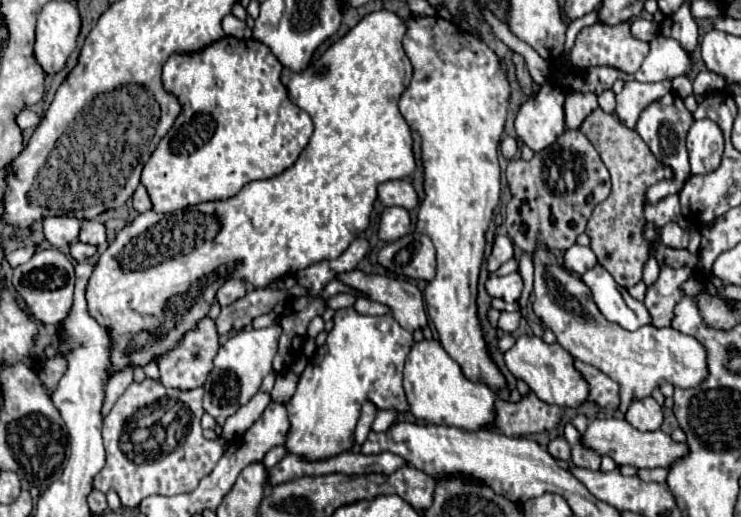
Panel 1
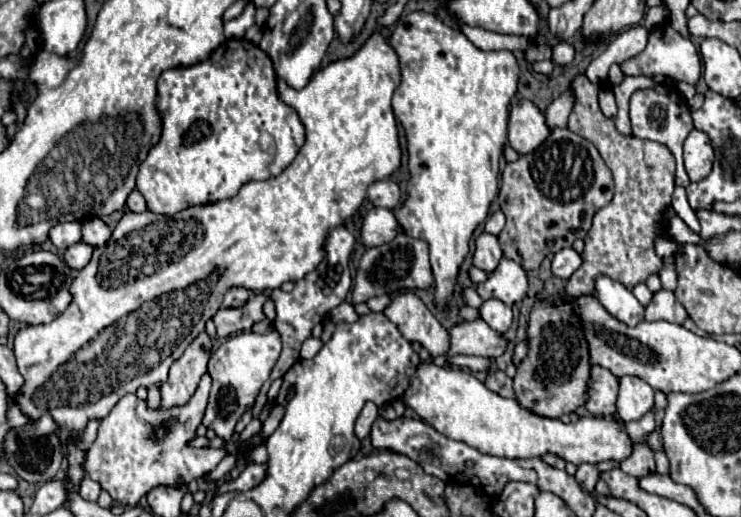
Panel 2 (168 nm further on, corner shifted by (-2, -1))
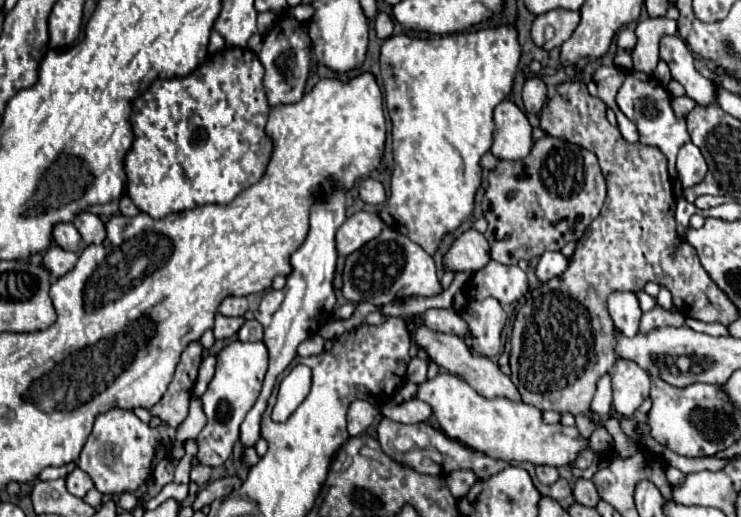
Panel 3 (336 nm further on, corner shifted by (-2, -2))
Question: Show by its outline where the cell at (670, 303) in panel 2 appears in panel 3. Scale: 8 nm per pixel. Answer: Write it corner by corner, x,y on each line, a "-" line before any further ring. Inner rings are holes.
657,304
653,310
649,310
649,312
645,312
641,316
639,330
641,332
649,332
649,330
659,328
659,326
683,326
683,324
685,324
685,316
681,312
677,312
677,310
663,310

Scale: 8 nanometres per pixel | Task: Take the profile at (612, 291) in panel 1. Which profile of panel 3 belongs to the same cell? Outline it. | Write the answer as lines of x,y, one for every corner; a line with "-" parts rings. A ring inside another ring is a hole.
613,292
609,296
609,316
615,328
625,336
635,336
639,332
641,308
633,292

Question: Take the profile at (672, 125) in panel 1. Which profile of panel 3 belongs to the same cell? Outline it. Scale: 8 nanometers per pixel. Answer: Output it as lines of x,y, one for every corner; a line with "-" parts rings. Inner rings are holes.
629,70
625,72
625,82
617,94
617,104
621,108
621,112
637,126
639,130
639,140
643,144
651,144
657,146
669,160
669,176
673,180
677,180
677,170
675,170
675,158
679,148
689,142
689,132
685,126
685,118
677,118
671,106
671,96
669,92
661,86
661,82
653,76
647,76
643,72
637,70

